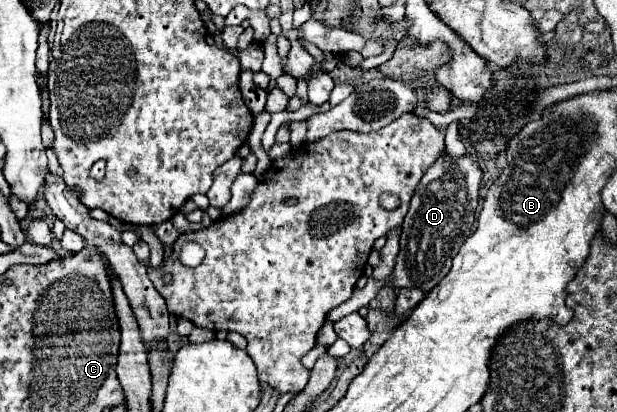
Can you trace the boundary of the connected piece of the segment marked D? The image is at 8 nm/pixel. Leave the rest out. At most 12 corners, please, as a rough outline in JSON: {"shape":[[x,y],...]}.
{"shape":[[446,151],[420,179],[384,281],[328,313],[366,307],[386,283],[430,293],[476,221],[482,167]]}

